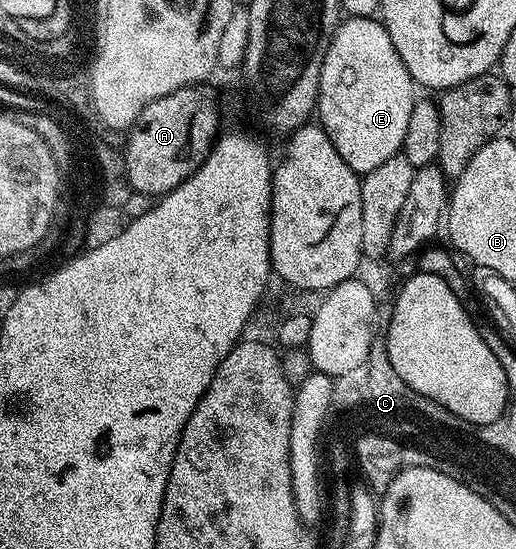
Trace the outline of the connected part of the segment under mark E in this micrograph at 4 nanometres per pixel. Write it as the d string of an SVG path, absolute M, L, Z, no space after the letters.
M349 17L338 26L323 57L315 115L321 118L319 126L331 137L331 145L339 149L339 157L358 176L379 169L383 161L400 152L415 102L413 90L411 73L395 53L384 22L373 17Z

